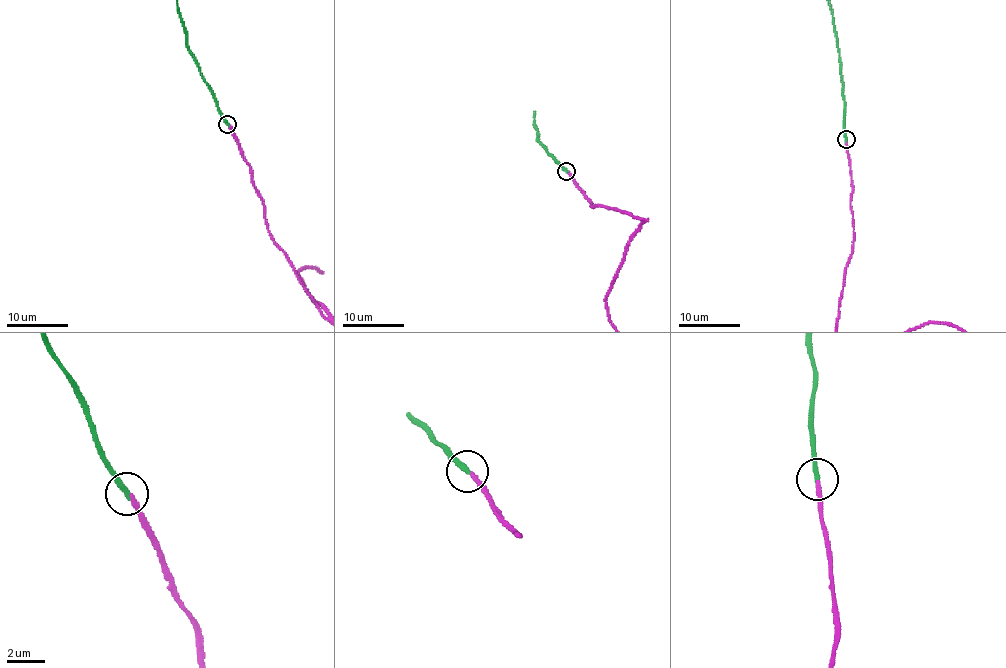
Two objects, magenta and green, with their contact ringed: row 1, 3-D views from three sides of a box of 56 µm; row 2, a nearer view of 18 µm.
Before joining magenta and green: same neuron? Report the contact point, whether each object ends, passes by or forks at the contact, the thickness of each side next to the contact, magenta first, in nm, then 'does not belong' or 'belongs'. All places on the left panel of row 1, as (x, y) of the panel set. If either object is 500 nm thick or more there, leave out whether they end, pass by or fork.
place (227, 124); magenta ends; green ends; calibres 240 and 280 nm; belongs

